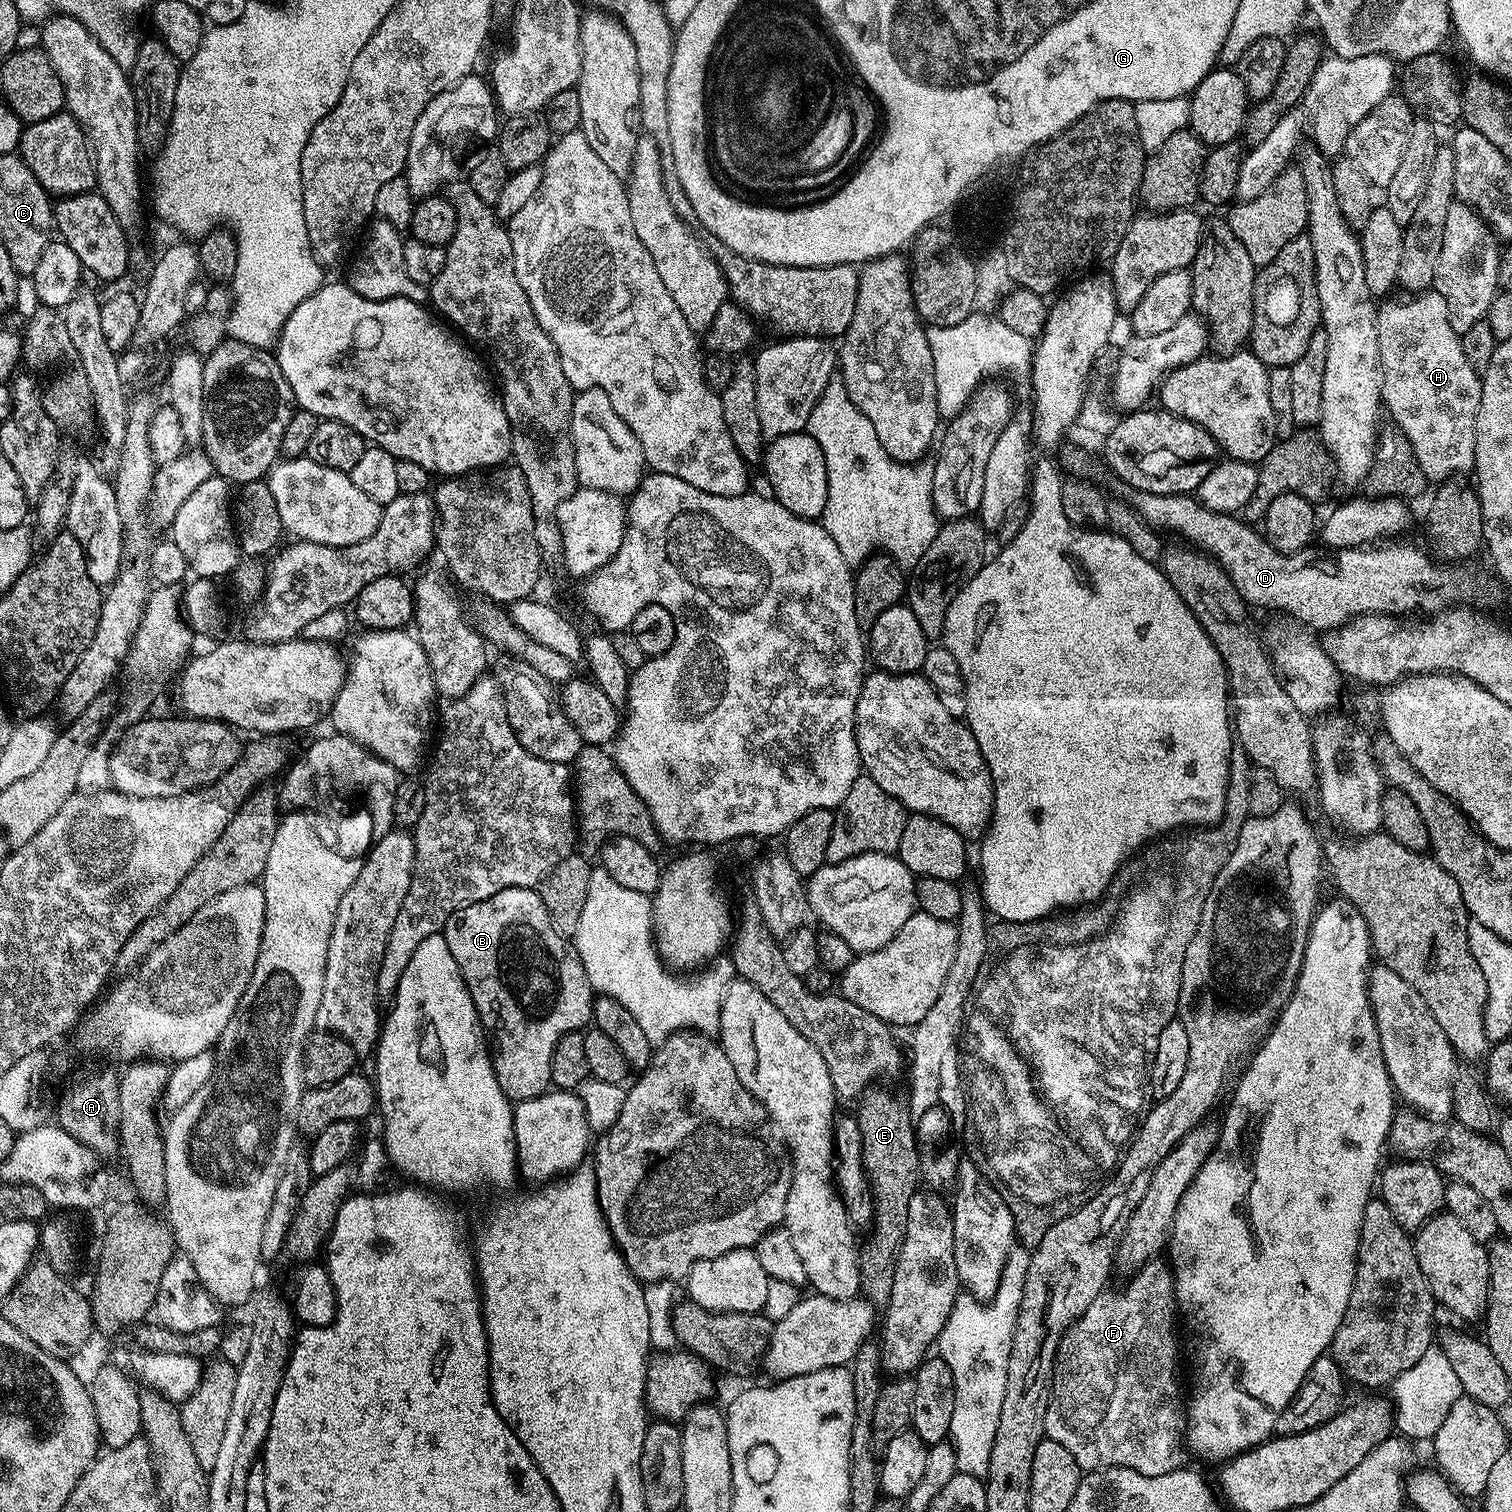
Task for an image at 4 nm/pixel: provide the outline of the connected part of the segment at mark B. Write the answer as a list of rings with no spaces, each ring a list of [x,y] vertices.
[[[507,888],[506,890],[498,890],[498,894],[494,894],[482,902],[462,906],[458,910],[454,910],[454,914],[450,914],[450,918],[444,923],[442,935],[446,938],[446,946],[450,946],[450,954],[454,954],[454,962],[458,962],[458,970],[466,982],[466,990],[480,1016],[480,1027],[484,1029],[487,1039],[490,1041],[492,1069],[498,1078],[498,1086],[502,1086],[504,1093],[513,1102],[529,1100],[549,1091],[552,1082],[550,1057],[554,1055],[554,1046],[558,1046],[558,1038],[562,1038],[562,1034],[579,1032],[589,1027],[592,1020],[594,989],[592,983],[586,978],[586,970],[582,966],[580,955],[576,953],[569,937],[558,934],[558,930],[554,930],[554,926],[550,922],[550,914],[542,902],[539,891],[536,888]]]

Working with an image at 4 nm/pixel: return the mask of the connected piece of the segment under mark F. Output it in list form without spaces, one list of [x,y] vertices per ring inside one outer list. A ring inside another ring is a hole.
[[[1153,1258],[1140,1265],[1131,1273],[1132,1276],[1125,1282],[1124,1288],[1117,1292],[1105,1290],[1101,1292],[1090,1306],[1064,1332],[1060,1345],[1056,1351],[1056,1361],[1052,1364],[1052,1397],[1048,1400],[1048,1409],[1044,1419],[1044,1435],[1054,1442],[1062,1442],[1070,1454],[1078,1462],[1081,1470],[1095,1470],[1097,1468],[1129,1468],[1138,1470],[1138,1474],[1157,1476],[1173,1472],[1185,1463],[1186,1440],[1182,1433],[1186,1428],[1186,1408],[1180,1404],[1180,1344],[1176,1341],[1176,1316],[1178,1305],[1176,1302],[1176,1286],[1172,1283],[1172,1269],[1163,1259]]]

